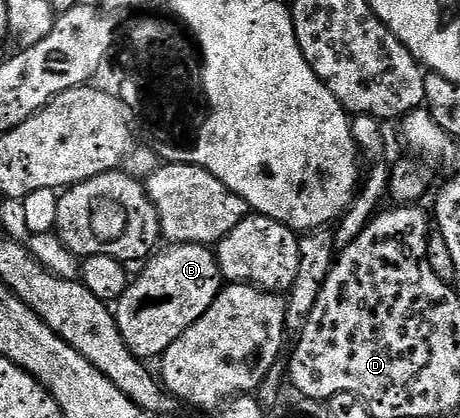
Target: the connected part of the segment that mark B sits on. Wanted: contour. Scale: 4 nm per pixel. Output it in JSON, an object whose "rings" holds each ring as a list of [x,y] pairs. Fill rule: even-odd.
{"rings":[[[171,244],[165,248],[156,251],[142,265],[143,273],[128,283],[113,308],[125,346],[144,362],[162,357],[163,352],[209,310],[225,284],[218,255],[208,245]]]}

